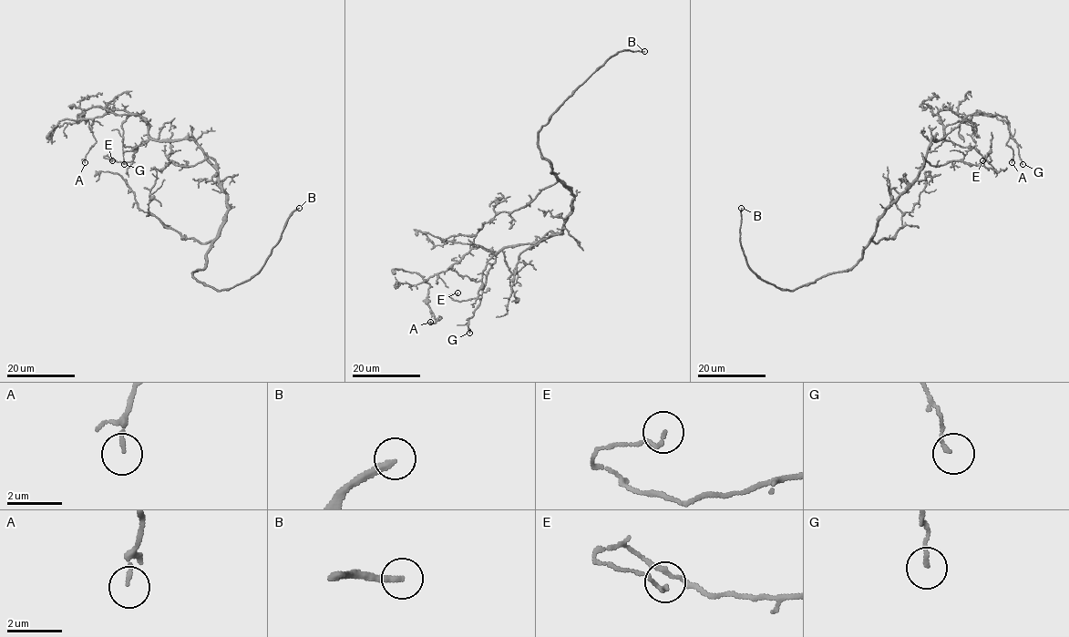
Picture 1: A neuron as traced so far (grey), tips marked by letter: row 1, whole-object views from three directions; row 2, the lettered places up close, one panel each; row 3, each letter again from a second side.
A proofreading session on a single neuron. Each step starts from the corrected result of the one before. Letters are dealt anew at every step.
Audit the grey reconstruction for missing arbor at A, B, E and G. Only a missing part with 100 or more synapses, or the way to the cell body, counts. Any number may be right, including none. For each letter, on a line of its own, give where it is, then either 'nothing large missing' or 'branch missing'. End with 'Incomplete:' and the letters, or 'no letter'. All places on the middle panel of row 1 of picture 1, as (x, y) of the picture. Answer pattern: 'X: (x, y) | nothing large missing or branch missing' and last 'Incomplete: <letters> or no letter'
A: (430, 322) | nothing large missing
B: (644, 51) | branch missing
E: (457, 292) | nothing large missing
G: (469, 333) | nothing large missing
Incomplete: B

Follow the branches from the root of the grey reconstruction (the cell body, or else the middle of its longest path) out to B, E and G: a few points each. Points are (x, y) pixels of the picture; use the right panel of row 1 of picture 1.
B: (901, 194), (879, 219), (874, 236), (852, 268), (793, 290), (764, 281), (749, 267), (740, 243), (741, 208)
E: (901, 194), (917, 177), (932, 138), (974, 148), (988, 161), (991, 159), (988, 156), (982, 160)
G: (901, 194), (917, 177), (930, 141), (940, 140), (947, 126), (969, 115), (1004, 117), (1022, 164)

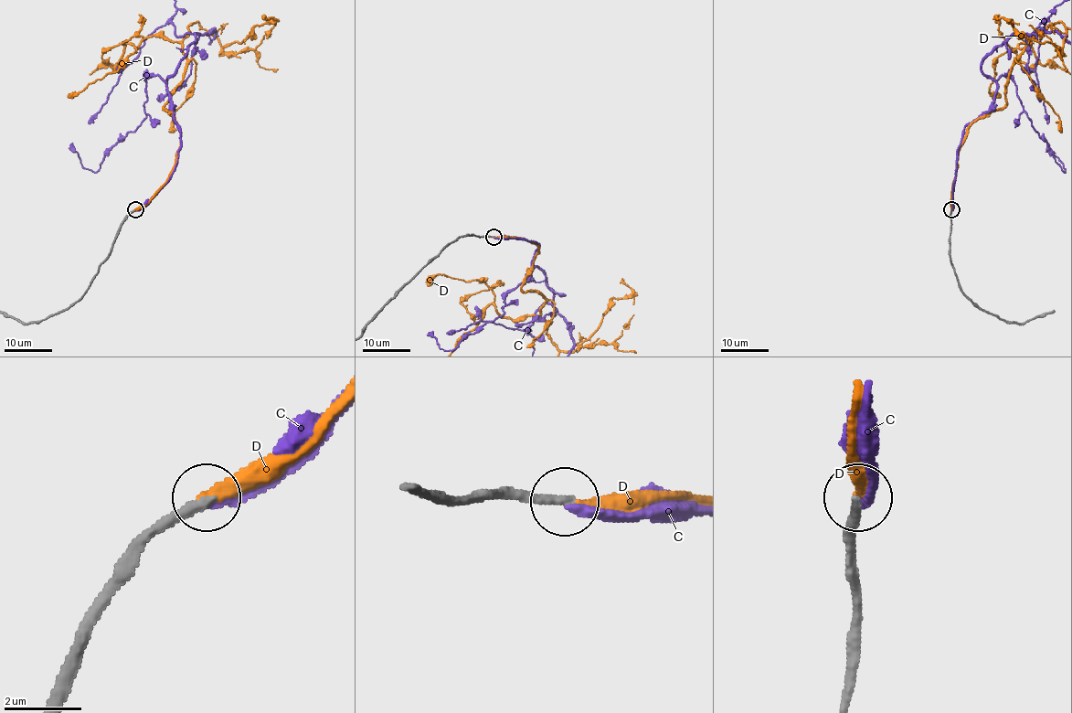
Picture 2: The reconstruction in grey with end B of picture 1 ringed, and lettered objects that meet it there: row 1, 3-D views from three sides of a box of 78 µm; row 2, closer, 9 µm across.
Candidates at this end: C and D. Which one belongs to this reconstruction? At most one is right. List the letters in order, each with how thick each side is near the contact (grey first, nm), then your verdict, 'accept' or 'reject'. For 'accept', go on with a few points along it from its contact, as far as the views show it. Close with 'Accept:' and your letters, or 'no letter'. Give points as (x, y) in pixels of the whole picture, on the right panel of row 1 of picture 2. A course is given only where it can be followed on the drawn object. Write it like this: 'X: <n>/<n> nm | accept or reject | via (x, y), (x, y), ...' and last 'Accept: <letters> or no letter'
C: 280/280 nm | reject
D: 280/260 nm | accept
Accept: D

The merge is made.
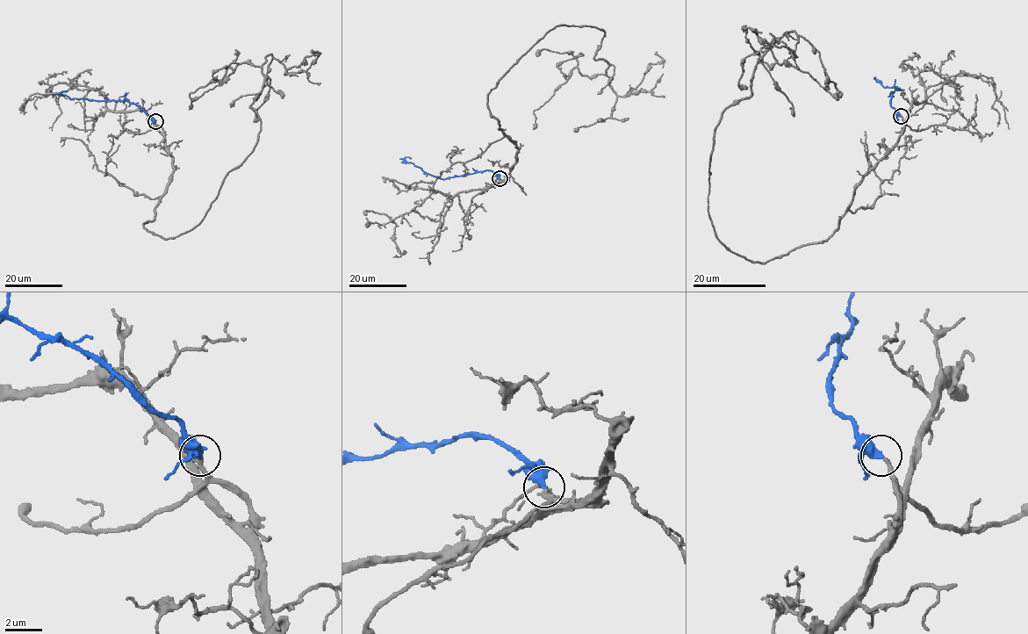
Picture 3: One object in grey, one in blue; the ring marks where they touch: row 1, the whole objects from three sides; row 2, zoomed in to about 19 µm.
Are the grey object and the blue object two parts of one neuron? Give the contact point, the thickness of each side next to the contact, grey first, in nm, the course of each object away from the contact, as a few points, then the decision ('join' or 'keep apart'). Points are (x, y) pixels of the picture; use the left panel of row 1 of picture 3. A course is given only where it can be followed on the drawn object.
place (155, 121); calibres 240 and 500 nm; course grey (155, 122), (174, 171), (144, 226), (174, 238), (252, 151), (264, 75), (227, 68), (189, 109); course blue (155, 122), (142, 109), (125, 100), (70, 99), (61, 93), (67, 91); join

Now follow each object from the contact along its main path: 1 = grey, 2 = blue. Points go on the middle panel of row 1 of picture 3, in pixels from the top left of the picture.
1: (499, 178), (518, 149), (488, 94), (554, 27), (601, 30), (604, 75), (575, 67), (533, 129)
2: (499, 178), (486, 170), (440, 178), (425, 173), (405, 159), (411, 158)

